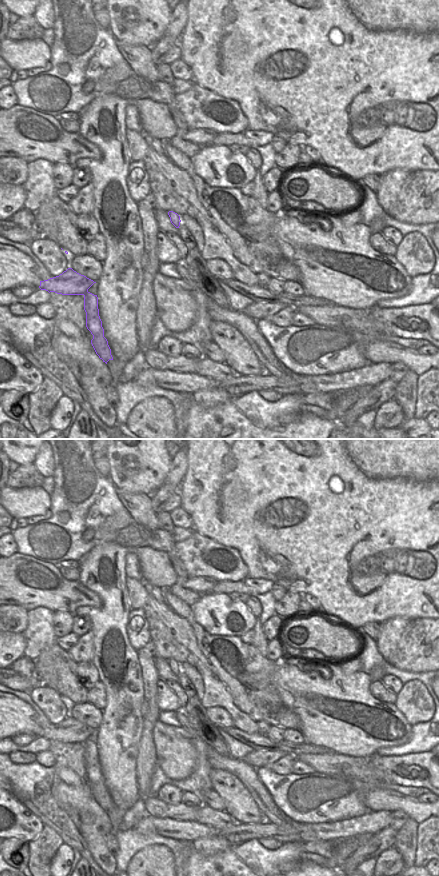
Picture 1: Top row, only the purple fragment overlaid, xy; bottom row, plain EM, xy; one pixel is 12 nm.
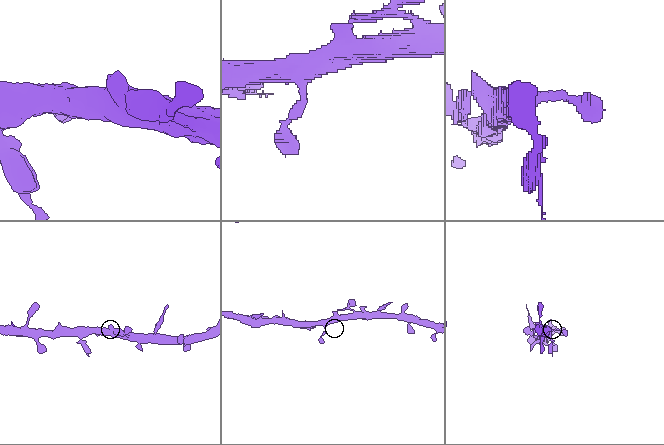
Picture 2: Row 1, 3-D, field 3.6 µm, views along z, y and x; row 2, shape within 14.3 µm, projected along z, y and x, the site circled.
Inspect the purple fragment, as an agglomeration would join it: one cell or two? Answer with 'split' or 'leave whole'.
leave whole

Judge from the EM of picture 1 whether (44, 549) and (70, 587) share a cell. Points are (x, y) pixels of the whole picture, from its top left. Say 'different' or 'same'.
different

